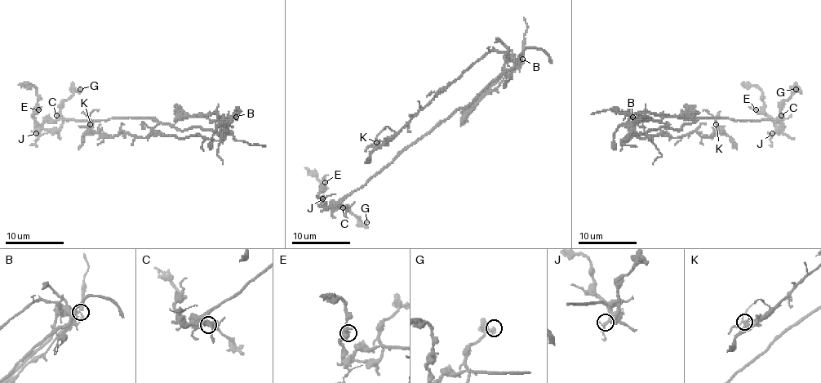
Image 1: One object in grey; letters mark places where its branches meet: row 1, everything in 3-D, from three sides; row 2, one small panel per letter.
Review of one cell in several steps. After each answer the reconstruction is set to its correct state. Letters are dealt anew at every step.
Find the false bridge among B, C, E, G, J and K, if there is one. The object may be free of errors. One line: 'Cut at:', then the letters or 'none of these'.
Cut at: B

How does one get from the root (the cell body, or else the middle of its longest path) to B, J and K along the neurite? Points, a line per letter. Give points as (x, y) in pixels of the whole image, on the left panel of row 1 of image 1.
B: (188, 127), (212, 129), (219, 133), (227, 133), (228, 124), (236, 117)
J: (188, 127), (179, 131), (168, 124), (142, 117), (112, 117), (106, 120), (60, 118), (42, 123), (36, 133)
K: (188, 127), (224, 135), (218, 140), (197, 135), (135, 138), (122, 131), (104, 136), (90, 124)

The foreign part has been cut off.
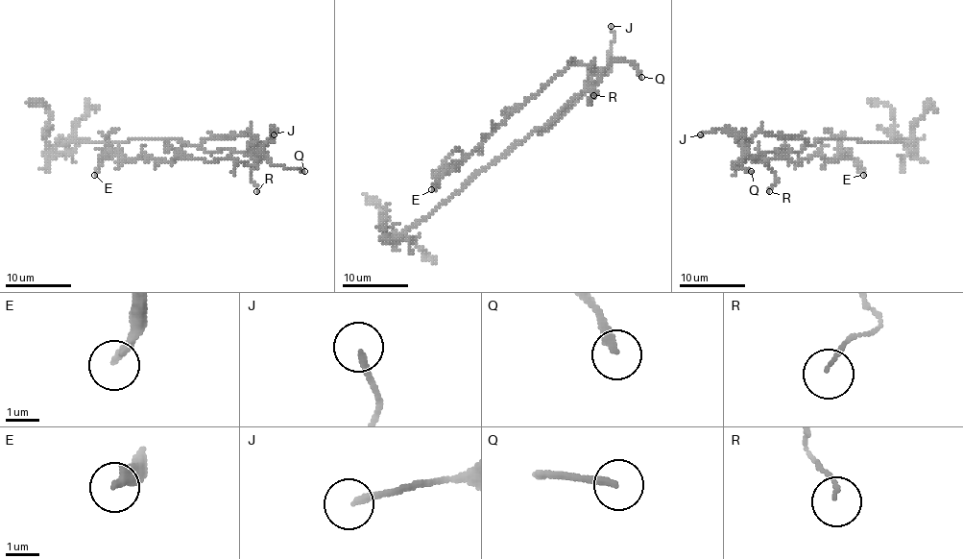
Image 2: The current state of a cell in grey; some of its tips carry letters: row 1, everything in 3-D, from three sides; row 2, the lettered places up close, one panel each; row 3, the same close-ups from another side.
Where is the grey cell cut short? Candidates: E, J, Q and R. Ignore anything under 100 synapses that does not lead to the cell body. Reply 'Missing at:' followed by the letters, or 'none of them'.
Missing at: Q

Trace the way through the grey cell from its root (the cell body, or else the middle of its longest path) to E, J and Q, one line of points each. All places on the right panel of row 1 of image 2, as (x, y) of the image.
E: (791, 150), (768, 151), (738, 162), (743, 157), (803, 161), (815, 155), (824, 159), (851, 157), (863, 175)
J: (791, 150), (776, 150), (753, 157), (743, 136), (721, 130), (700, 134)
Q: (791, 150), (744, 157), (734, 164), (736, 169), (751, 171)

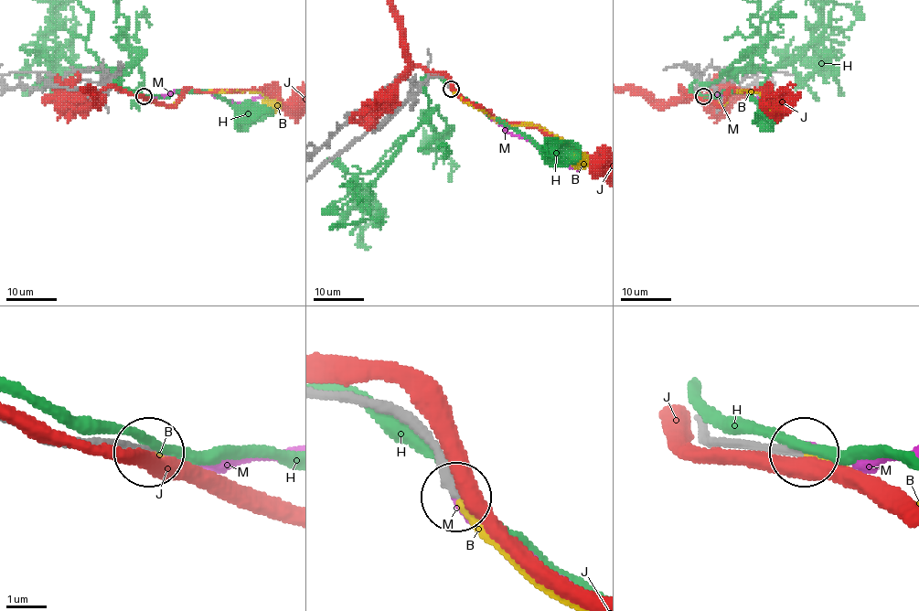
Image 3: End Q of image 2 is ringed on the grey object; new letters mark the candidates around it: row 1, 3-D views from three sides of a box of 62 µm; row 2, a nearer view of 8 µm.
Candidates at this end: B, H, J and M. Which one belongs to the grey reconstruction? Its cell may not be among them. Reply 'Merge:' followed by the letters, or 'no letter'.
Merge: B

